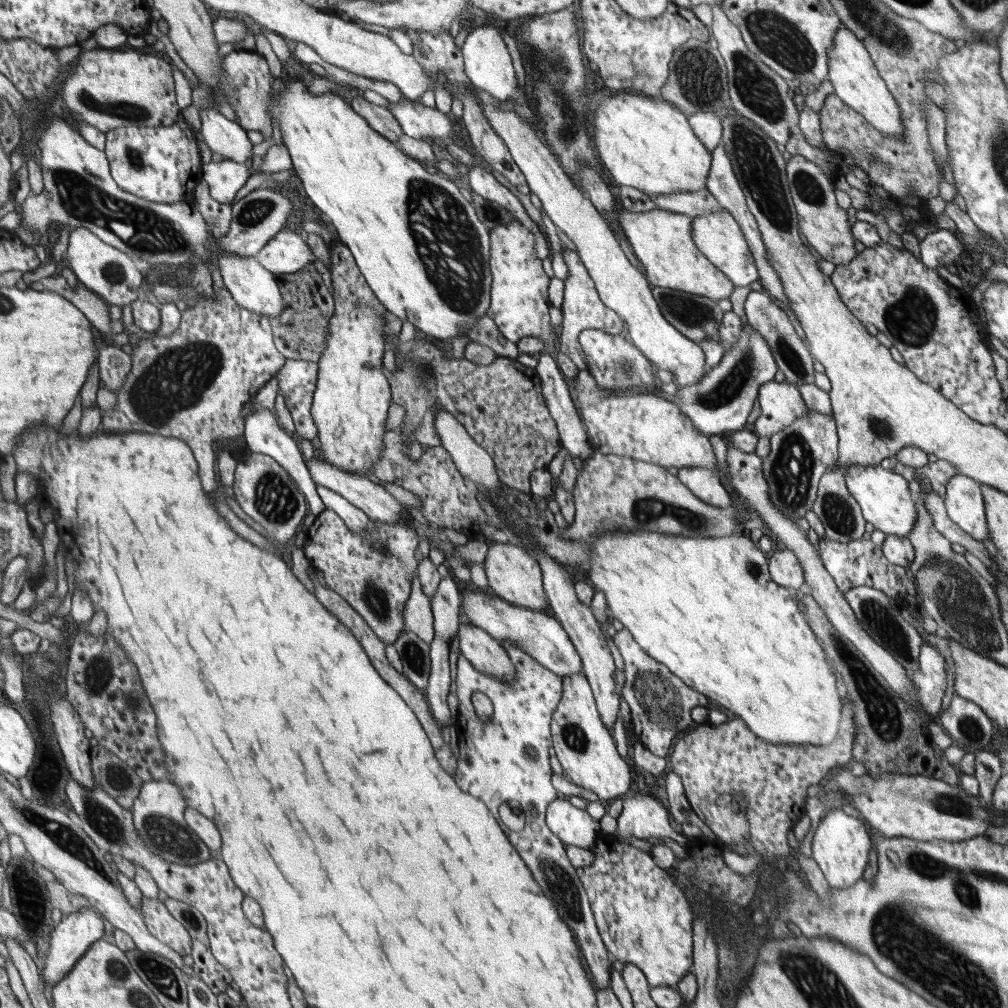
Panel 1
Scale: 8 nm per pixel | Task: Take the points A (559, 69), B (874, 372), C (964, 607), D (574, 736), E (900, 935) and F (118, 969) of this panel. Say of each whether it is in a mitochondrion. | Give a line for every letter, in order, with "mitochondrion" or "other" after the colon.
A: mitochondrion
B: other
C: mitochondrion
D: mitochondrion
E: mitochondrion
F: mitochondrion

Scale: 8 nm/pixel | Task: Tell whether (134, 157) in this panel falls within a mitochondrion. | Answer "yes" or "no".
yes

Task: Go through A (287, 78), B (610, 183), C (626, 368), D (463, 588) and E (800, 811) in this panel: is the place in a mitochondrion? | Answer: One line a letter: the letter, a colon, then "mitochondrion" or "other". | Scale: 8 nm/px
A: other
B: other
C: mitochondrion
D: other
E: other

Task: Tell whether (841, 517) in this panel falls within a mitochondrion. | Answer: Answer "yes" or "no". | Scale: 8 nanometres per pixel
yes

